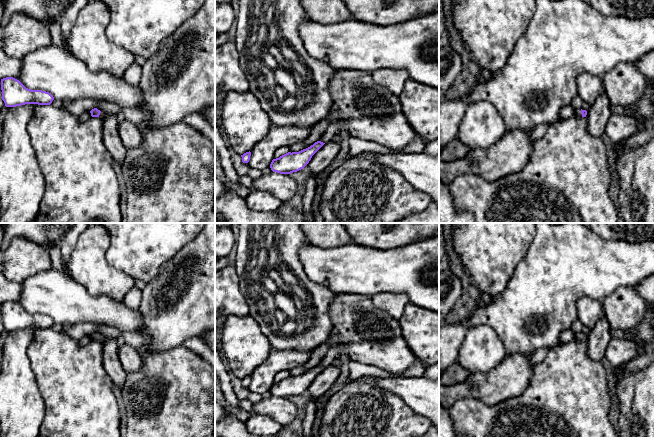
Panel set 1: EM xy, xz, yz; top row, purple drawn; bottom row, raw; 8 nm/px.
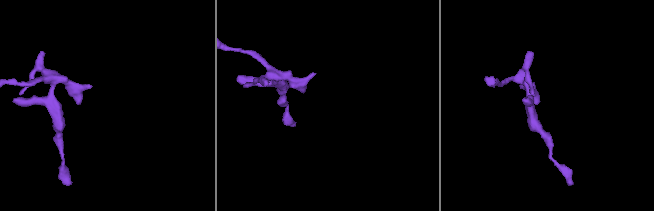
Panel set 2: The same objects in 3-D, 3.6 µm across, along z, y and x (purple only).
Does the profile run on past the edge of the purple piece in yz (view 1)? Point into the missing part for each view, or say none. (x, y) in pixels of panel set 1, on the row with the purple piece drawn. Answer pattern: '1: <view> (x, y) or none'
1: yz (578, 114)

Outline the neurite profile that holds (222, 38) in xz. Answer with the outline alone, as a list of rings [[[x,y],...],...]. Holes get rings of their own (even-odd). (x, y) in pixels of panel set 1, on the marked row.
[[[227,32],[218,34],[217,37],[215,38],[215,48],[227,43],[228,41],[229,35]]]

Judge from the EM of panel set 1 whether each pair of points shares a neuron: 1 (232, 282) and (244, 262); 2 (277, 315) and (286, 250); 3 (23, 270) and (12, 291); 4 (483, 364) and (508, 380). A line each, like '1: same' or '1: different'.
1: different
2: same
3: different
4: different

